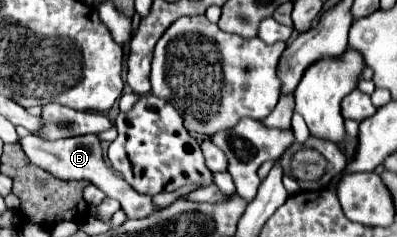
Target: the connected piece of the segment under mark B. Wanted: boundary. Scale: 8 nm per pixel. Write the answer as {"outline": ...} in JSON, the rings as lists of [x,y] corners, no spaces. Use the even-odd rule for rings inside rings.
{"outline":[[[97,135],[69,137],[69,139],[59,139],[53,143],[39,141],[37,137],[23,137],[19,141],[21,141],[23,151],[29,155],[29,159],[35,165],[39,165],[41,169],[49,171],[51,175],[55,175],[59,179],[85,179],[85,181],[97,185],[107,197],[113,197],[121,203],[121,209],[127,213],[129,219],[143,219],[143,217],[149,217],[155,211],[159,211],[157,205],[151,205],[153,201],[149,195],[141,195],[141,193],[133,191],[133,187],[129,187],[129,183],[125,183],[123,178],[103,161],[103,149],[101,149],[101,141]]]}

